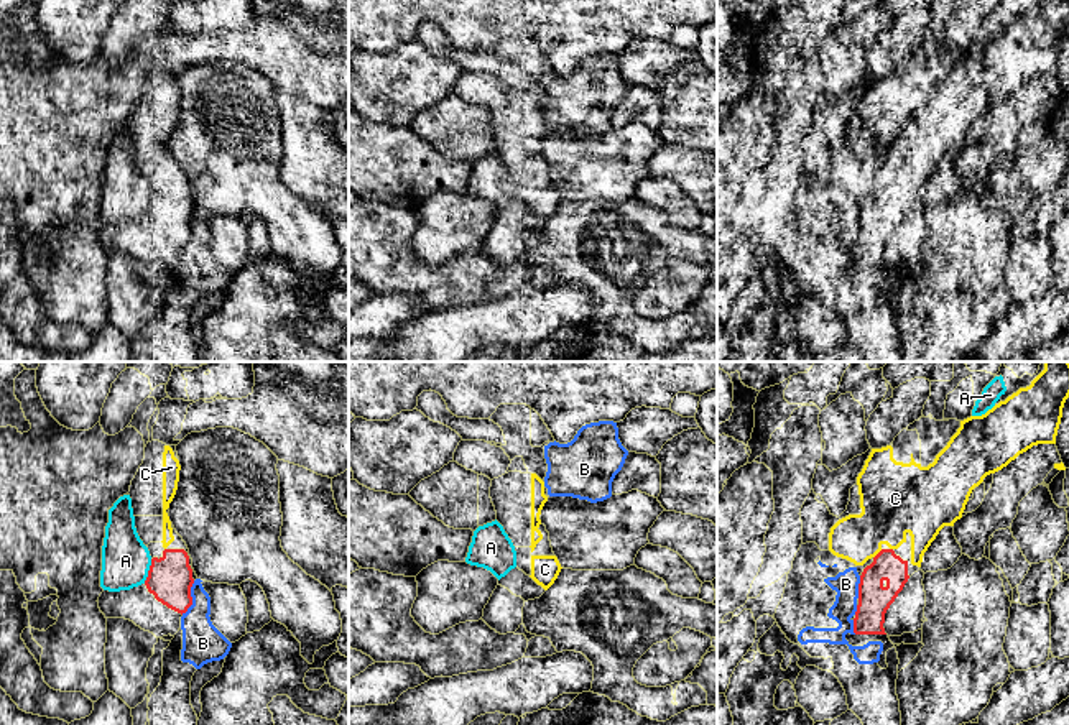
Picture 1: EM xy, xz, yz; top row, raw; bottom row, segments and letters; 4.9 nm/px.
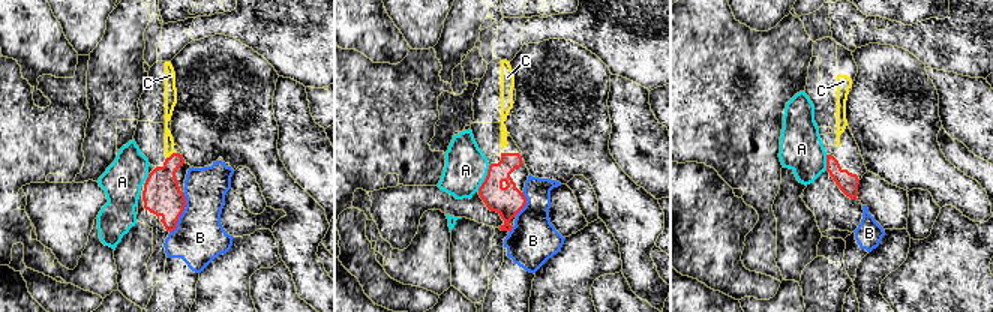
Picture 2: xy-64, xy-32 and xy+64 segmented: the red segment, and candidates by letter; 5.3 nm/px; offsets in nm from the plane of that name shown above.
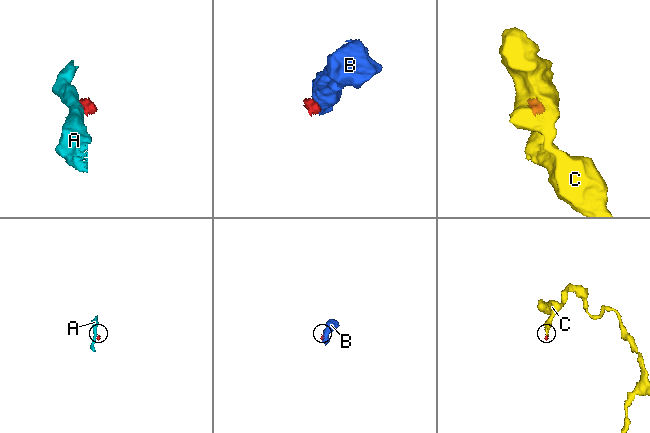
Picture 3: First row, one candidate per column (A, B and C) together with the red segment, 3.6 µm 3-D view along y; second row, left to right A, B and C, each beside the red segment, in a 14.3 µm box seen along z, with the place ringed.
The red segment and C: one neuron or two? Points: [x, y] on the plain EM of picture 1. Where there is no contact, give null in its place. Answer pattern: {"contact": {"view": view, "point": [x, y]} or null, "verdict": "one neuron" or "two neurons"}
{"contact": {"view": "yz", "point": [877, 186]}, "verdict": "one neuron"}

